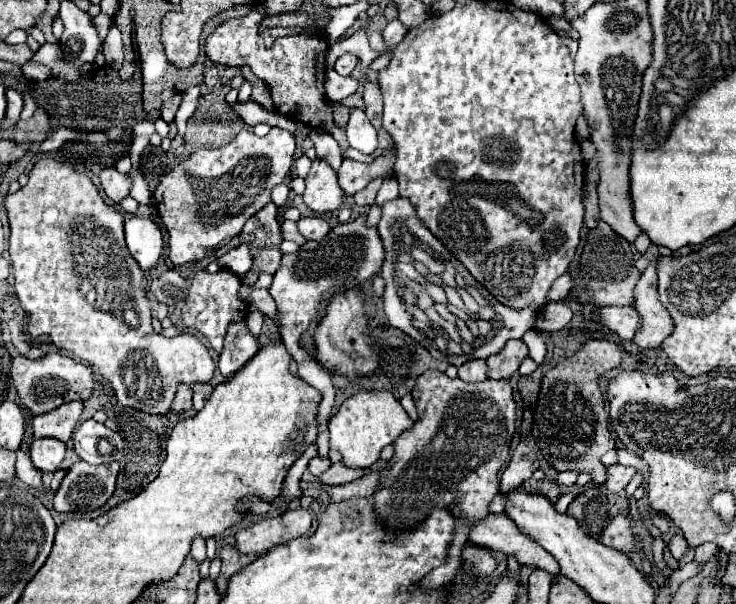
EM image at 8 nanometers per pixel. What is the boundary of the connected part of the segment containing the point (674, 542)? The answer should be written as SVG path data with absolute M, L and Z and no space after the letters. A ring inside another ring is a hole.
M683 534L671 536L671 540L669 540L669 550L671 550L671 554L673 554L675 560L681 560L681 558L689 552L689 544L687 544L685 536L683 536Z

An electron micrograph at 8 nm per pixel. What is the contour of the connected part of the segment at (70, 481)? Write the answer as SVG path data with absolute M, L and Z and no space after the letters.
M79 460L71 466L55 492L53 508L57 512L87 512L101 508L115 492L117 472L117 462L93 466Z

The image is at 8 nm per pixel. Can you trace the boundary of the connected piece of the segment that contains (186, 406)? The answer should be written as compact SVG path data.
M181 384L179 390L177 390L177 396L175 396L175 402L173 402L173 412L183 412L183 410L191 410L193 404L191 404L191 398L193 398L193 392L189 386Z

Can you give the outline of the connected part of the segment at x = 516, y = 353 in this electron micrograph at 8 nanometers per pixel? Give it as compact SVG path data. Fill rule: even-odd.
M523 340L507 342L507 346L505 346L505 350L501 350L501 354L495 354L493 358L487 358L489 378L493 378L493 380L511 378L517 372L517 368L521 366L523 358L527 358L527 354L529 354L529 350L527 350Z

